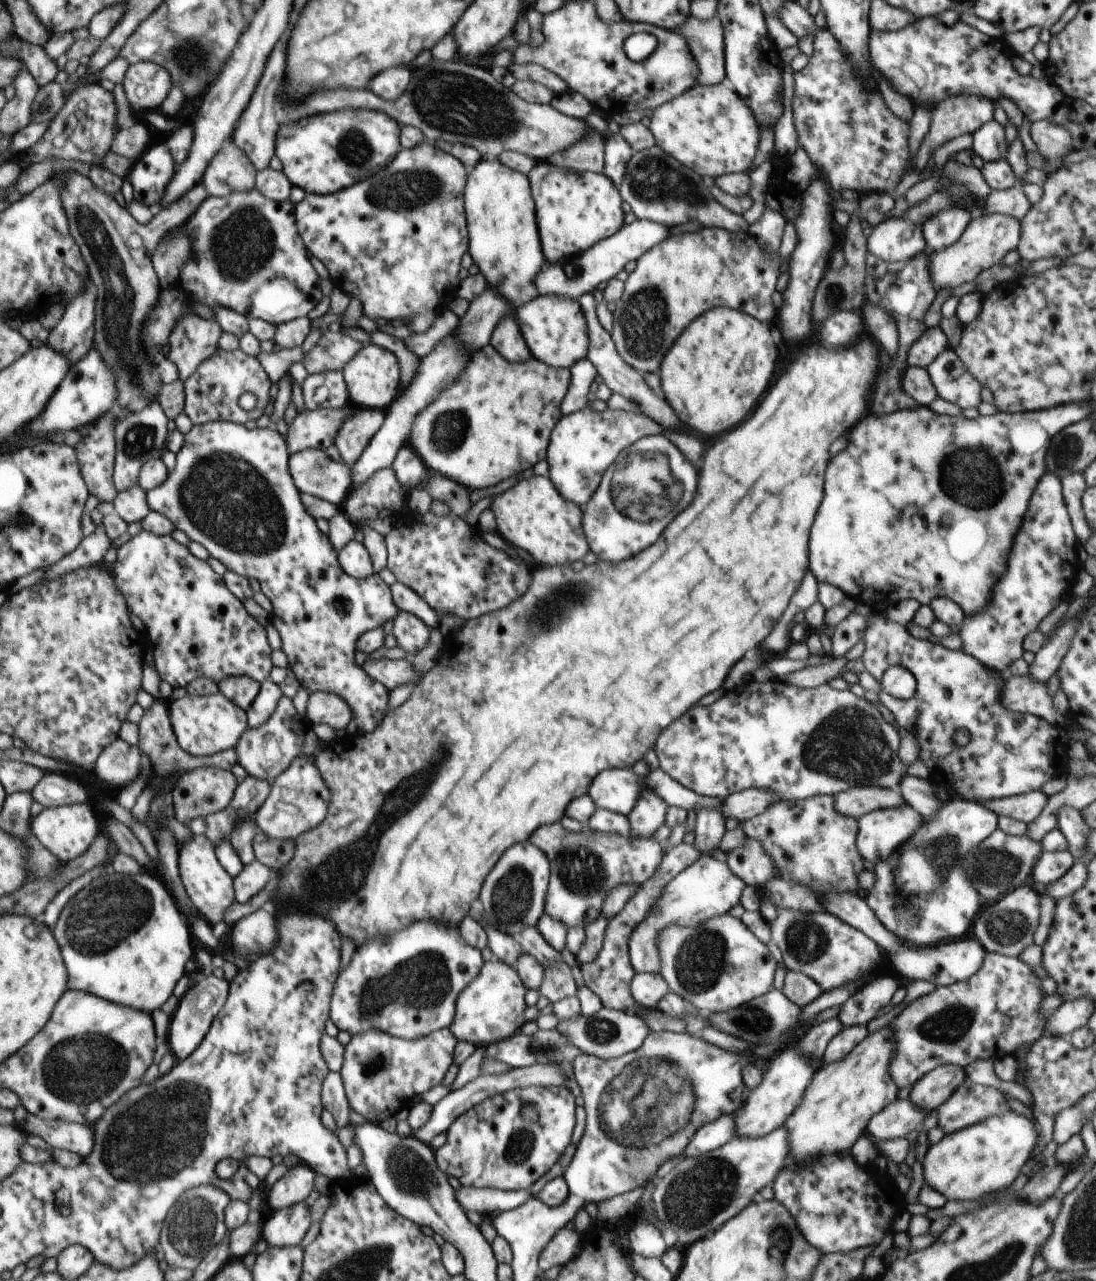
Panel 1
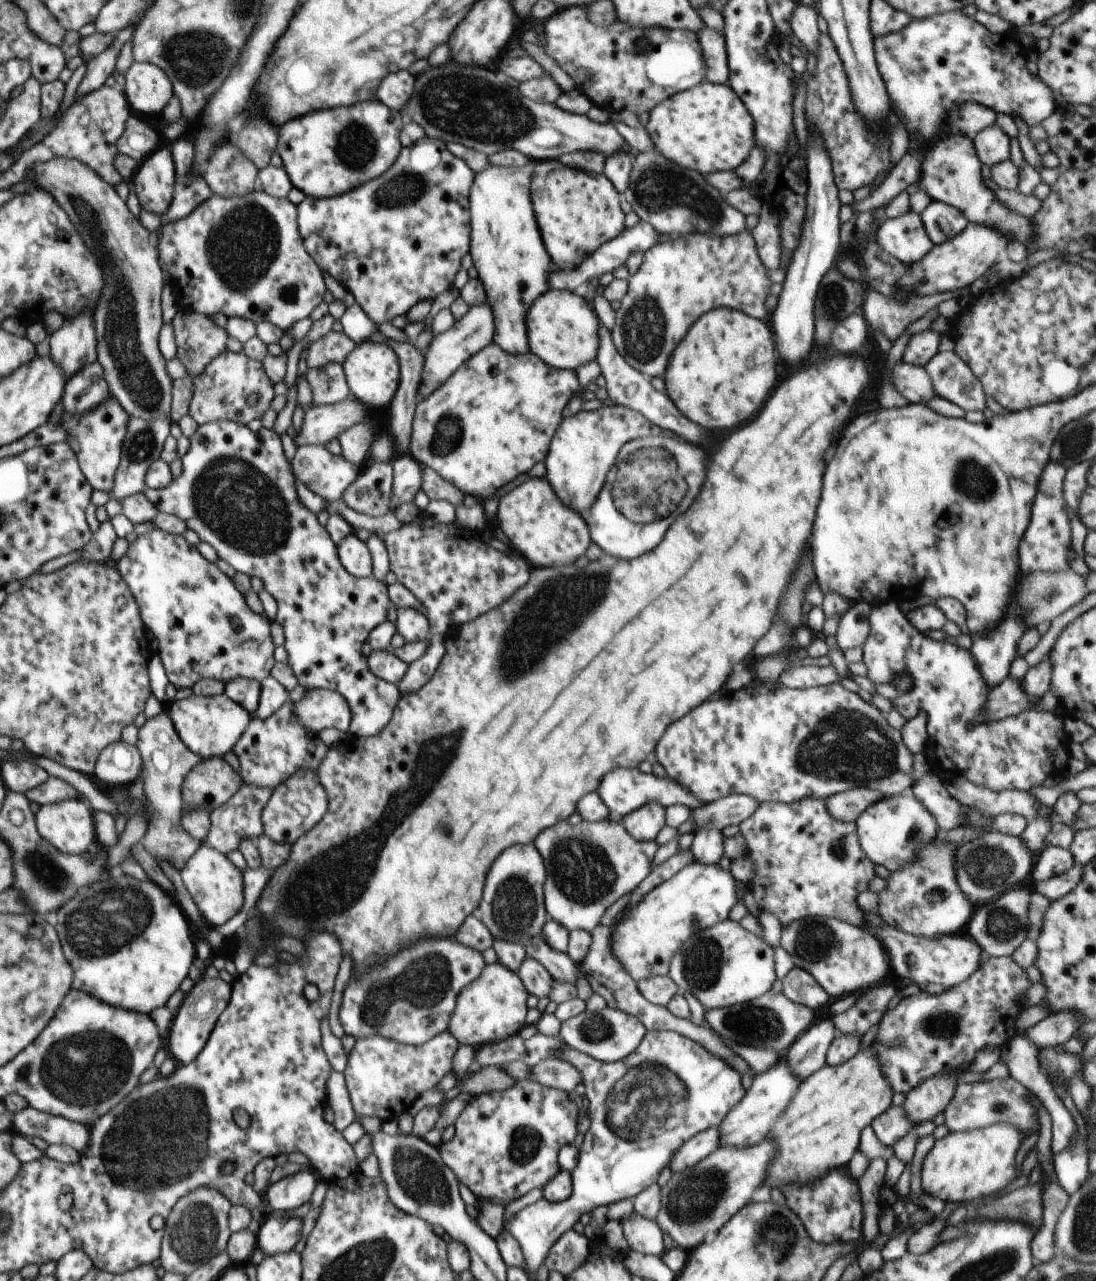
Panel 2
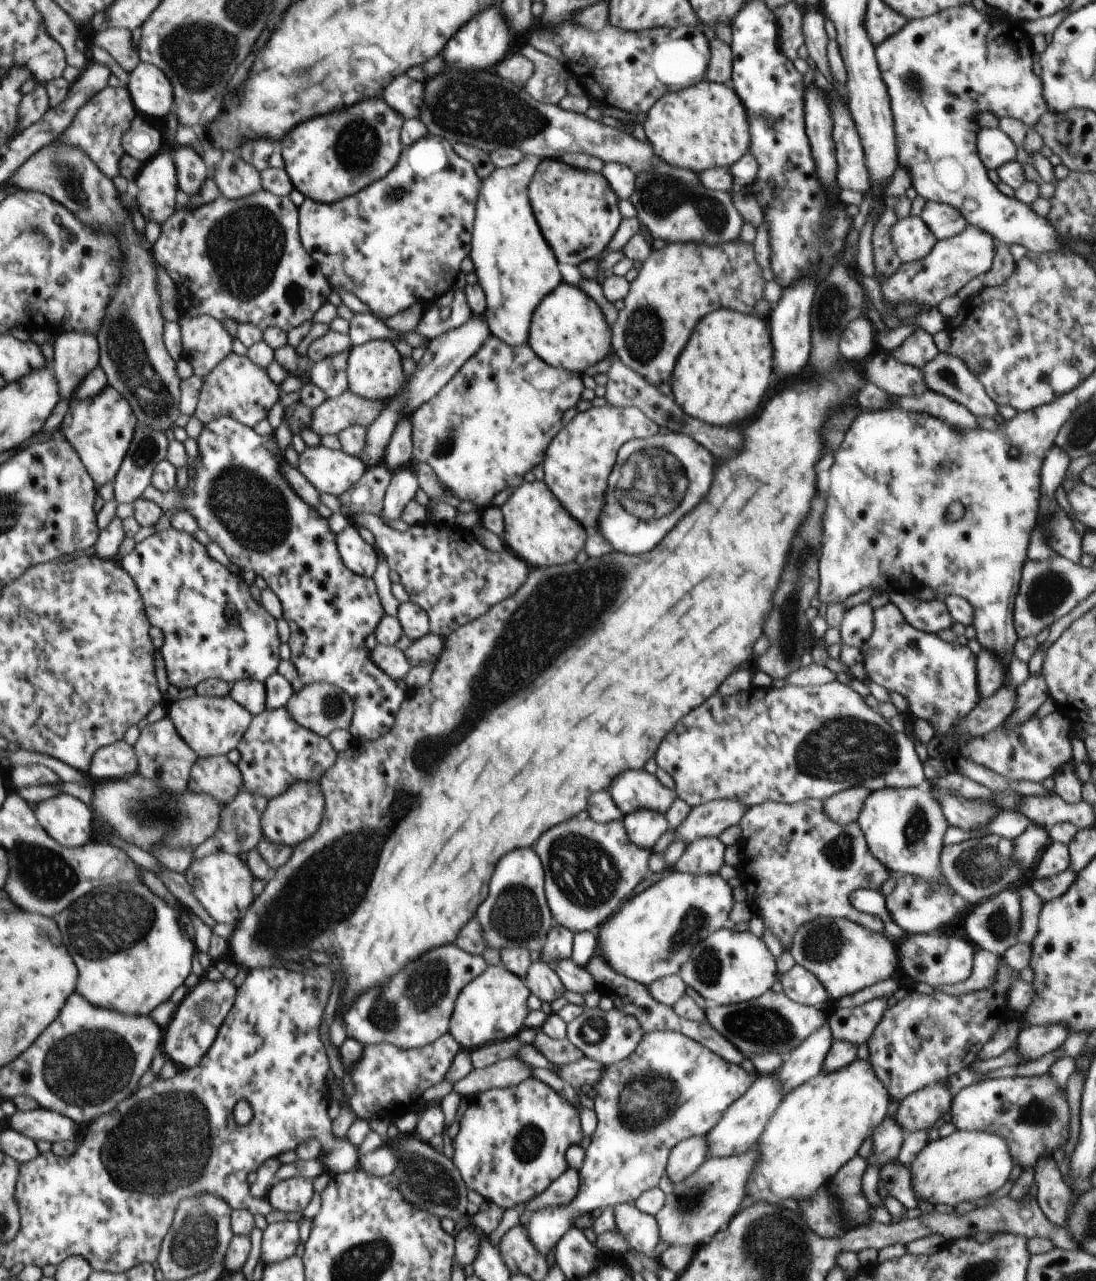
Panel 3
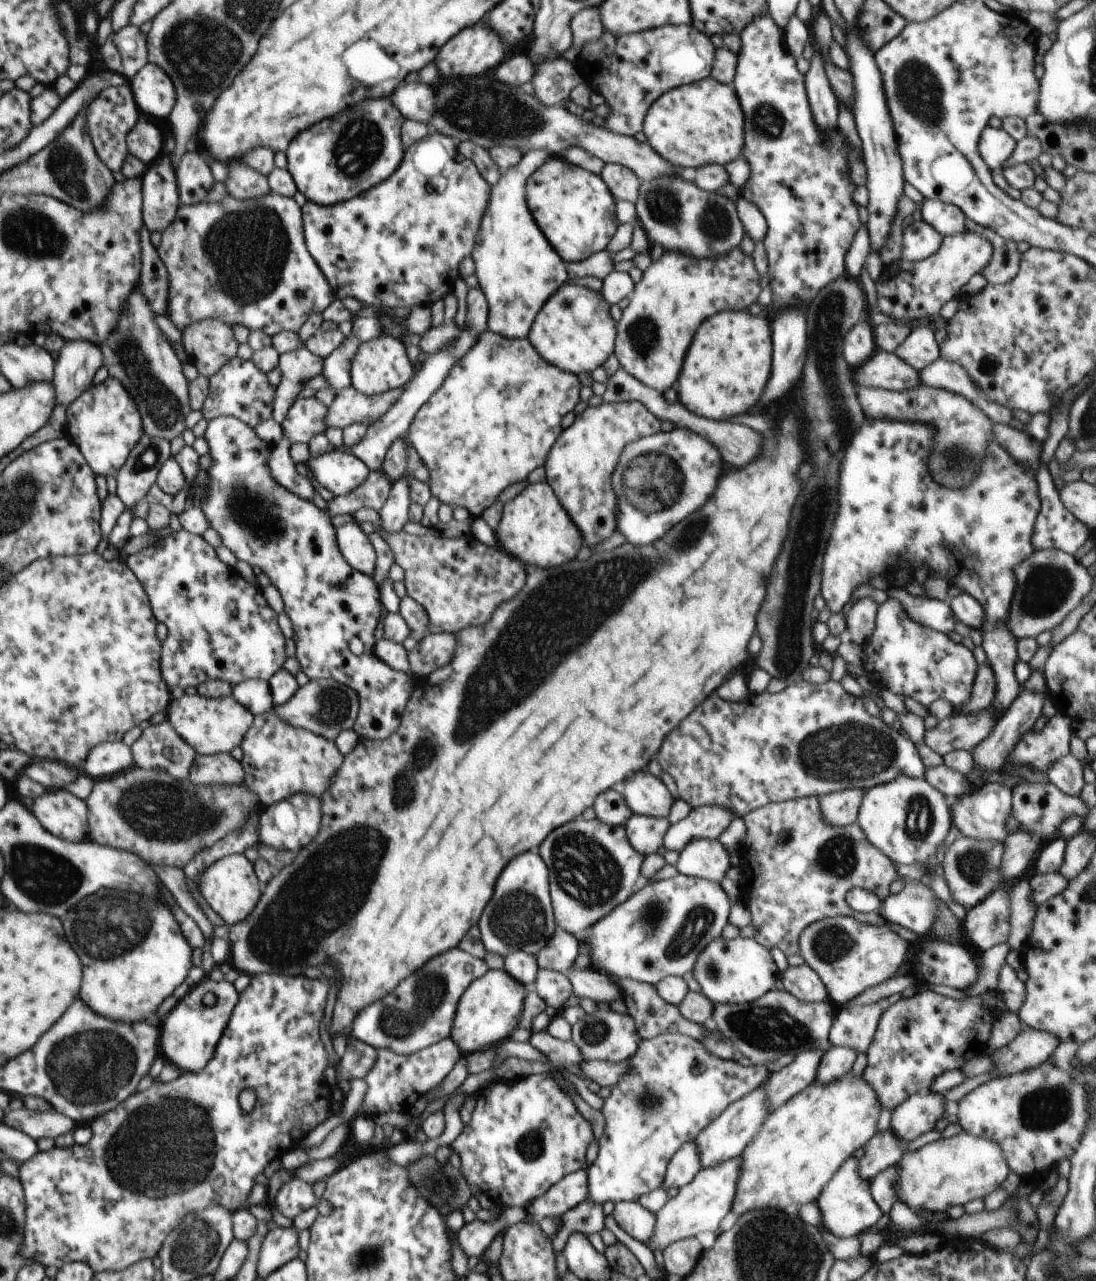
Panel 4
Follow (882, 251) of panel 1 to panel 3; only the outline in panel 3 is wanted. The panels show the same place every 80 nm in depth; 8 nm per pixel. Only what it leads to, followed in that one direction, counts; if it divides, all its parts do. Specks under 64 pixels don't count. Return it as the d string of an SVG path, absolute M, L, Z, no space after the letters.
M921 217L898 219L891 230L893 246L902 263L922 260L930 254L937 238Z

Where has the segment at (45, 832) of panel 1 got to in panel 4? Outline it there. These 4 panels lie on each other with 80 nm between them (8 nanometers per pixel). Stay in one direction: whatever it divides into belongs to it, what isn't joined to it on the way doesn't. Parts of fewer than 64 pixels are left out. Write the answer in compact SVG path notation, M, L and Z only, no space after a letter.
M66 789L46 790L34 799L31 811L54 836L70 842L87 839L87 804Z

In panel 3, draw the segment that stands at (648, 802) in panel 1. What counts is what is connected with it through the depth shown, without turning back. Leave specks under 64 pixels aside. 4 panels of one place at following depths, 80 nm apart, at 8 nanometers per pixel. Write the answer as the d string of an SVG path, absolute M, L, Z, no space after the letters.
M646 809L627 814L622 821L627 838L641 849L652 850L660 836L670 828L665 814Z

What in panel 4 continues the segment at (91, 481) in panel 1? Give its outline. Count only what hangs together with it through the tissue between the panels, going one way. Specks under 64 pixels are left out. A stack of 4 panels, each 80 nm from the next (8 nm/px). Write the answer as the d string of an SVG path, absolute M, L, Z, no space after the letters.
M117 378L93 384L67 406L68 438L77 445L95 474L116 476L130 451L145 433L140 411L127 388Z

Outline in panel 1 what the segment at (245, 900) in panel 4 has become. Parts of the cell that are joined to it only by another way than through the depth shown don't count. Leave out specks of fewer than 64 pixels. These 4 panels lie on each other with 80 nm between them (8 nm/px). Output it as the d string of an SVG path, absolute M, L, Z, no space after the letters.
M206 834L195 835L186 845L178 846L178 852L182 886L198 914L211 926L224 921L226 908L230 908L236 901L234 877L231 878L228 871L220 864L213 842Z

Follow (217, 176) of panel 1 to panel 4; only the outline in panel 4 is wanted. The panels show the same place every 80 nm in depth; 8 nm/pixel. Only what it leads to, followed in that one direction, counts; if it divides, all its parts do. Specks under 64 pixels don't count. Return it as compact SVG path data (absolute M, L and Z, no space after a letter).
M228 160L230 176L225 181L228 195L238 200L255 199L272 193L267 176L242 163L241 160Z

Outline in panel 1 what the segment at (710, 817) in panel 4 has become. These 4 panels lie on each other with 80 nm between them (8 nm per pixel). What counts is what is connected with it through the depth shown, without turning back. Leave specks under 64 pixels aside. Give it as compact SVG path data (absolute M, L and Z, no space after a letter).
M746 789L732 793L723 799L721 813L726 819L733 818L742 823L753 816L762 814L767 806L778 801L771 791L762 789Z

